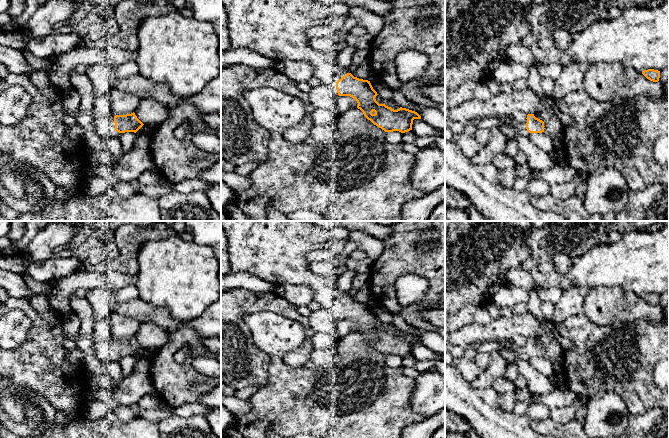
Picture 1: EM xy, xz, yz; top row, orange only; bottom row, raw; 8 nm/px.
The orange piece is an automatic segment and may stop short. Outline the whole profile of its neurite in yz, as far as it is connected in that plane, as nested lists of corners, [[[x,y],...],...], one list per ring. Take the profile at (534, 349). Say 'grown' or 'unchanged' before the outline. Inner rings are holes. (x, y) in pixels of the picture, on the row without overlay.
grown | [[[534,338],[527,339],[527,347],[524,351],[518,347],[514,352],[522,360],[529,360],[530,357],[542,357],[544,356],[544,346],[534,340]]]

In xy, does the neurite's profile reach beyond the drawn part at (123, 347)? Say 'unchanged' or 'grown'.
grown

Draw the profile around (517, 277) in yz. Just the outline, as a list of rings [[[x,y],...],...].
[[[514,267],[507,271],[506,283],[528,291],[535,288],[532,277],[521,267]]]

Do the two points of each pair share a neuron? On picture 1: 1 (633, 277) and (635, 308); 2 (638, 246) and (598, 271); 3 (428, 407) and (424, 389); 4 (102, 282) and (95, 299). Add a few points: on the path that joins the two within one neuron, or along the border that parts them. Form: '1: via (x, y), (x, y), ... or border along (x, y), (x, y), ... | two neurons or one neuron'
1: border along (611, 287), (620, 287), (641, 297) | two neurons
2: via (628, 256), (620, 264), (608, 264) | one neuron
3: via (428, 403), (428, 393) | one neuron
4: border along (90, 288), (109, 288), (113, 291) | two neurons

